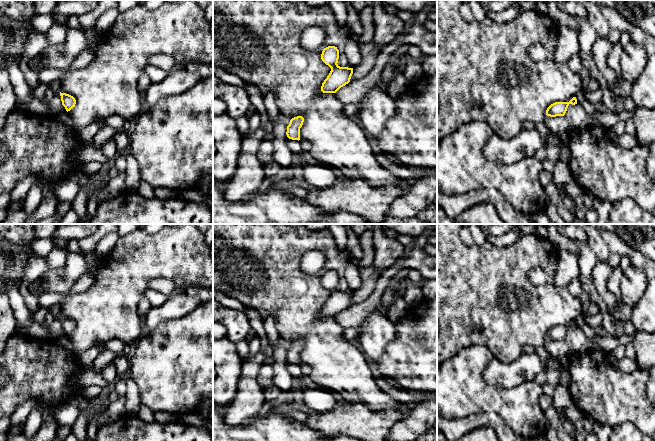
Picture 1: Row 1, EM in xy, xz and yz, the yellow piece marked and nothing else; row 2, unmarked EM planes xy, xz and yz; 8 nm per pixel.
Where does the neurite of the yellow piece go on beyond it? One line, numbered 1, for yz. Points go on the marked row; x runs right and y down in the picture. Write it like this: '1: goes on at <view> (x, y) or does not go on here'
1: does not go on here

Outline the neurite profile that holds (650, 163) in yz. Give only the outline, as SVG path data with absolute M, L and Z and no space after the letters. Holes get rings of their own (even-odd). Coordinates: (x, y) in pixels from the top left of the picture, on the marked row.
M655 141L647 145L648 157L646 161L647 173L651 181L655 182Z

